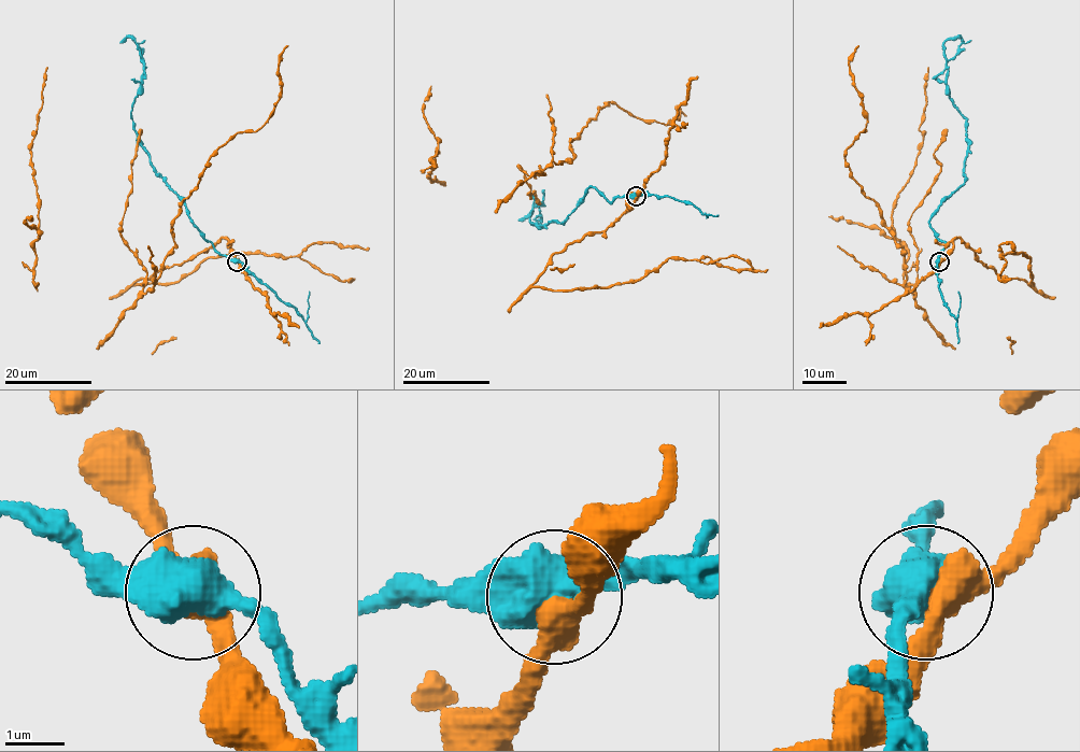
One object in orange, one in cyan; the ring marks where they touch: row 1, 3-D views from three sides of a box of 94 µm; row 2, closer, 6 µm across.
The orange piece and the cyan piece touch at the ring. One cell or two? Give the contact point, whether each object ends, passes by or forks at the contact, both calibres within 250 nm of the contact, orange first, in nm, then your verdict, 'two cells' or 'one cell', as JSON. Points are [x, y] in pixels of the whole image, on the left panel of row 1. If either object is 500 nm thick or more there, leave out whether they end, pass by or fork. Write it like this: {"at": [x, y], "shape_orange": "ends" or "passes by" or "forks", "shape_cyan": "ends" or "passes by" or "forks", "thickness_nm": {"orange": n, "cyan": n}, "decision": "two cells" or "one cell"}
{"at": [237, 261], "thickness_nm": {"orange": 440, "cyan": 600}, "decision": "two cells"}

